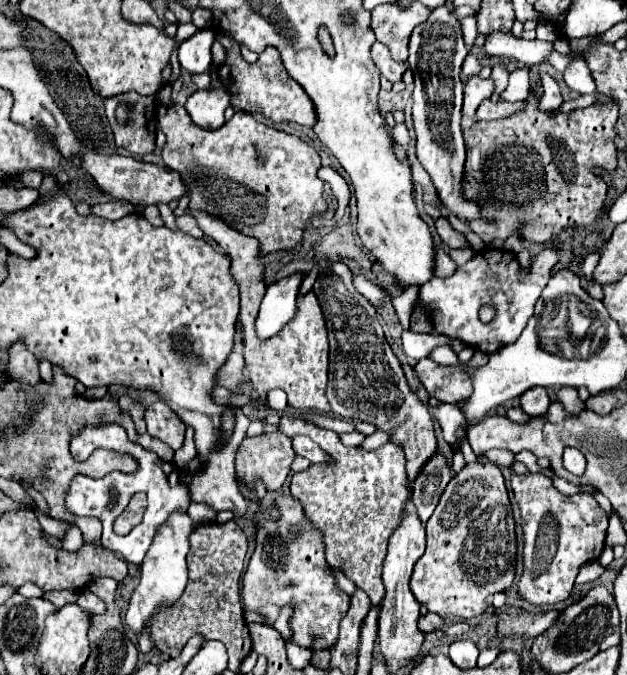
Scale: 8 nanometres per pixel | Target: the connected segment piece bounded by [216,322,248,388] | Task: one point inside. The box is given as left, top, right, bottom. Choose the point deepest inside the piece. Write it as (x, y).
(233, 370)

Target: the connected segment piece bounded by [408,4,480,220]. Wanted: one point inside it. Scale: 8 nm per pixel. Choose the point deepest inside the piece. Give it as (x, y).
(437, 50)

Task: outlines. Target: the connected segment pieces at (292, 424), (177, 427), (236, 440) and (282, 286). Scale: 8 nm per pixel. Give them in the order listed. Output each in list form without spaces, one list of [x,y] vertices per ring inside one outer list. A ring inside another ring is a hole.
[[[296,414],[280,416],[280,432],[286,436],[304,434],[312,438],[334,464],[312,464],[308,470],[292,476],[290,492],[302,504],[304,516],[322,532],[328,564],[340,568],[360,590],[364,590],[374,606],[384,598],[382,564],[386,558],[388,536],[400,524],[400,512],[410,490],[406,488],[404,450],[388,442],[372,452],[344,446],[338,434],[320,428]]]
[[[154,402],[146,408],[146,424],[150,436],[166,442],[172,450],[182,448],[186,426],[166,402]]]
[[[240,412],[240,416],[236,416],[236,432],[232,434],[232,440],[228,440],[228,448],[224,448],[224,452],[216,452],[216,456],[212,456],[212,460],[208,460],[208,468],[204,472],[200,472],[200,476],[196,476],[196,484],[190,488],[190,496],[192,496],[194,502],[206,502],[216,512],[230,510],[236,518],[244,518],[244,514],[246,514],[246,500],[240,494],[238,484],[236,484],[234,456],[236,456],[236,448],[240,446],[240,440],[246,436],[248,426],[250,426],[248,416],[244,416],[244,412]]]
[[[292,274],[268,286],[254,324],[260,340],[276,336],[284,328],[284,324],[292,320],[292,316],[296,314],[296,300],[302,278],[302,274]]]

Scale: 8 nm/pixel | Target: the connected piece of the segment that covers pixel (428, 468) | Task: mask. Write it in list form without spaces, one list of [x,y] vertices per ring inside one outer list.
[[[436,454],[428,464],[422,468],[420,476],[414,482],[412,488],[412,500],[418,508],[420,520],[426,524],[426,520],[432,516],[446,484],[452,480],[452,470],[446,466],[446,460],[442,454]]]

